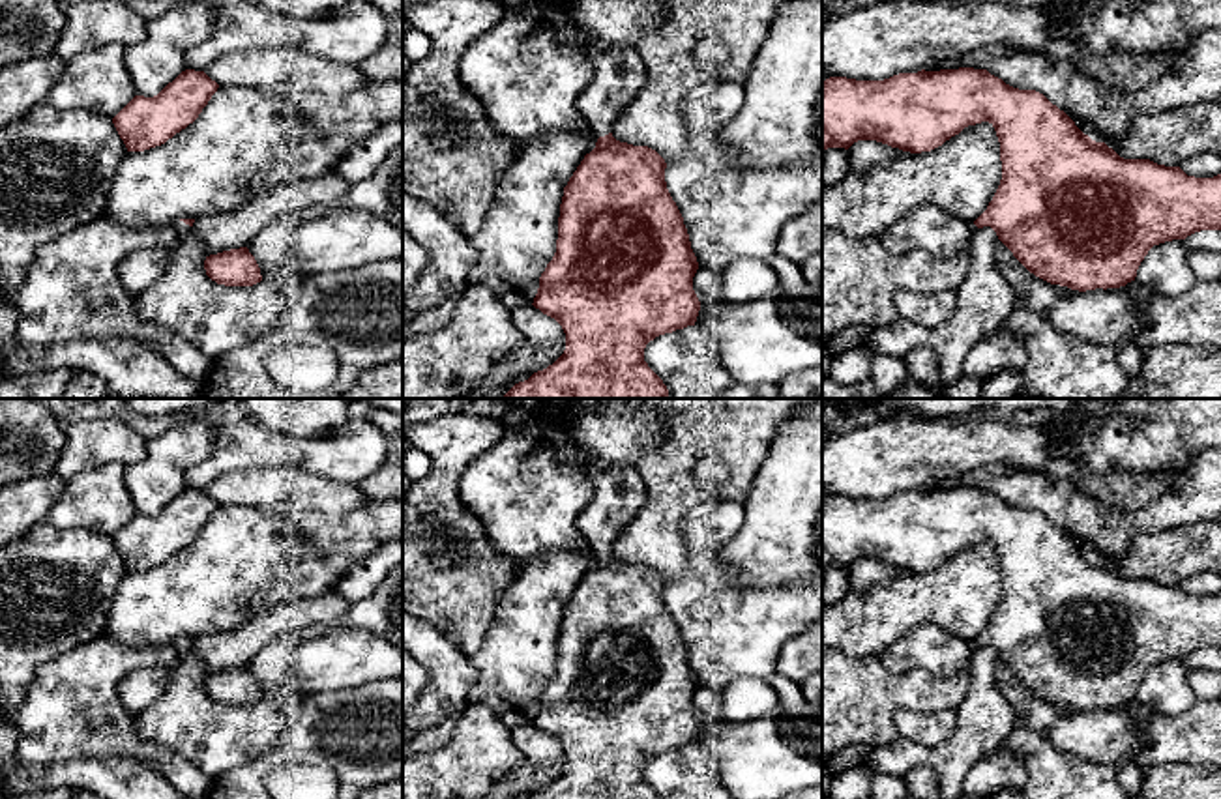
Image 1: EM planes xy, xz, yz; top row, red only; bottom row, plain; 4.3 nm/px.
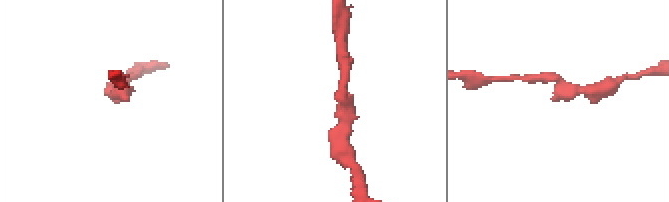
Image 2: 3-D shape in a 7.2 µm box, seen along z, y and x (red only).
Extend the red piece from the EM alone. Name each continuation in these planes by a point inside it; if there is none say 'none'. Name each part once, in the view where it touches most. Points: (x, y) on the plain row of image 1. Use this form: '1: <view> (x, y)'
1: xz (618, 496)

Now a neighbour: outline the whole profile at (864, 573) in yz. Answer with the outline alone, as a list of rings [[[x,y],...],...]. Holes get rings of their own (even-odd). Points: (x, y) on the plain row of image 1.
[[[858,559],[848,567],[850,589],[865,591],[903,573],[899,567],[876,559]]]

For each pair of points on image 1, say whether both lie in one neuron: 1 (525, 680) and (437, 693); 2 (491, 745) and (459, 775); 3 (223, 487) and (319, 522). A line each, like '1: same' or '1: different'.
1: different
2: same
3: same

